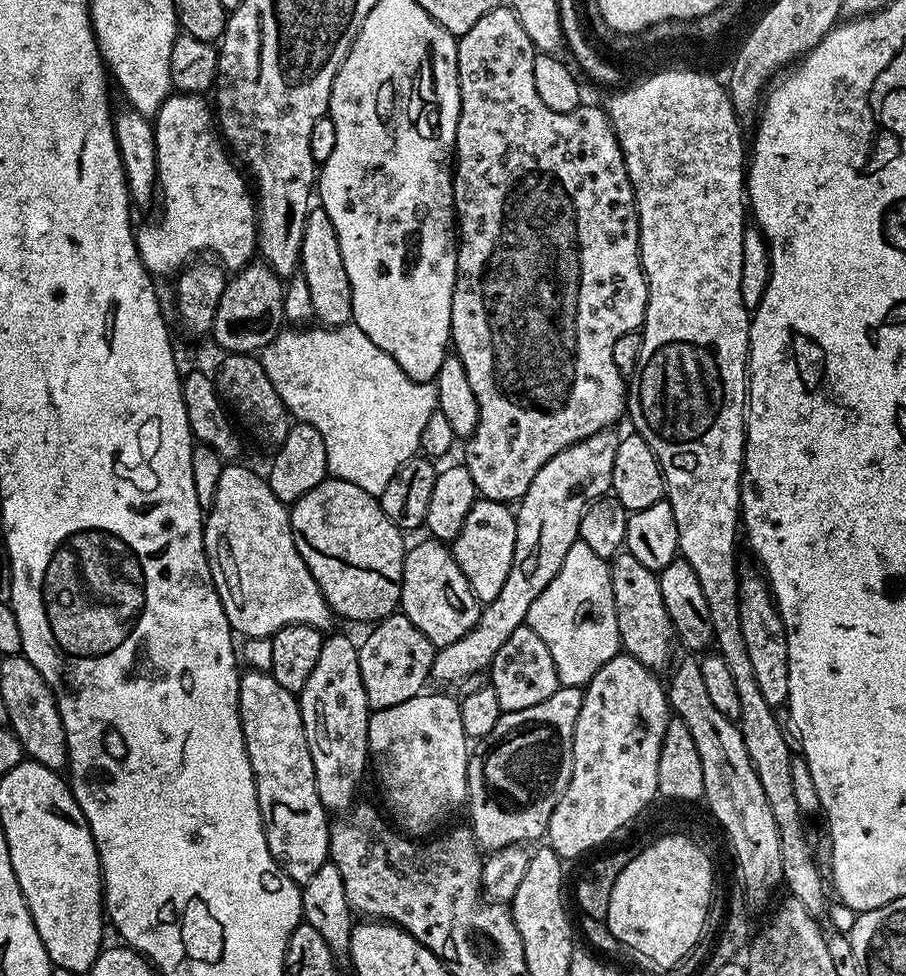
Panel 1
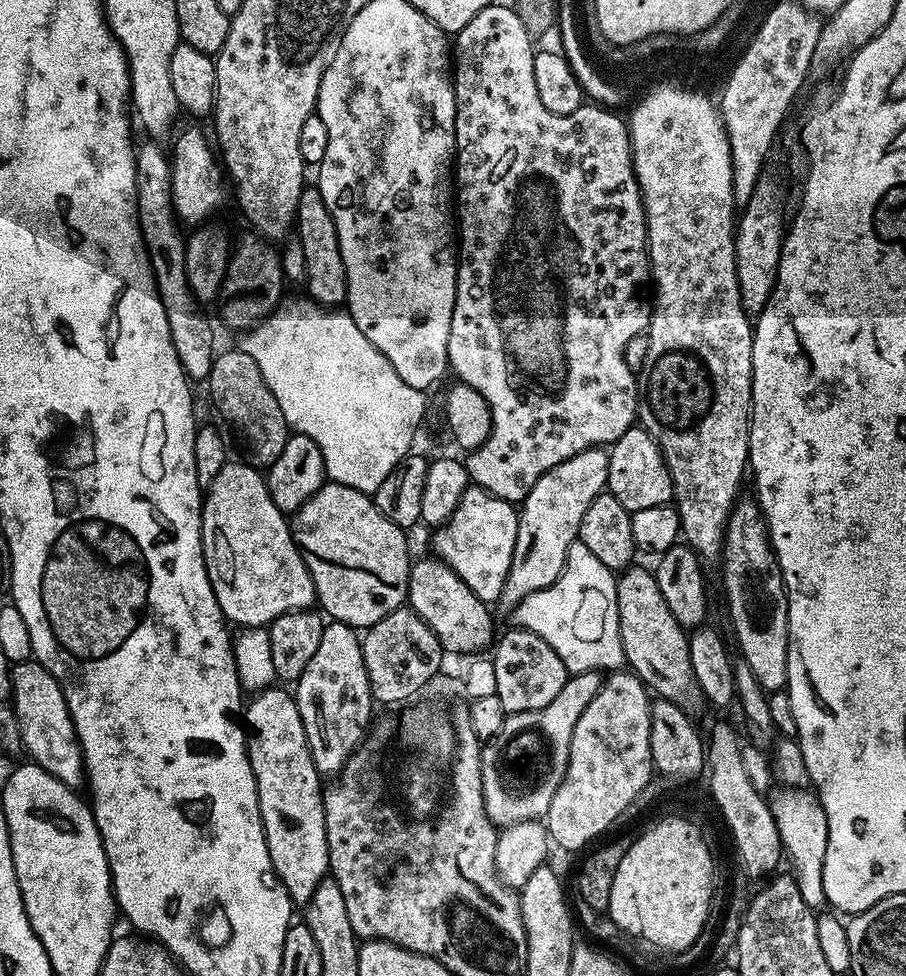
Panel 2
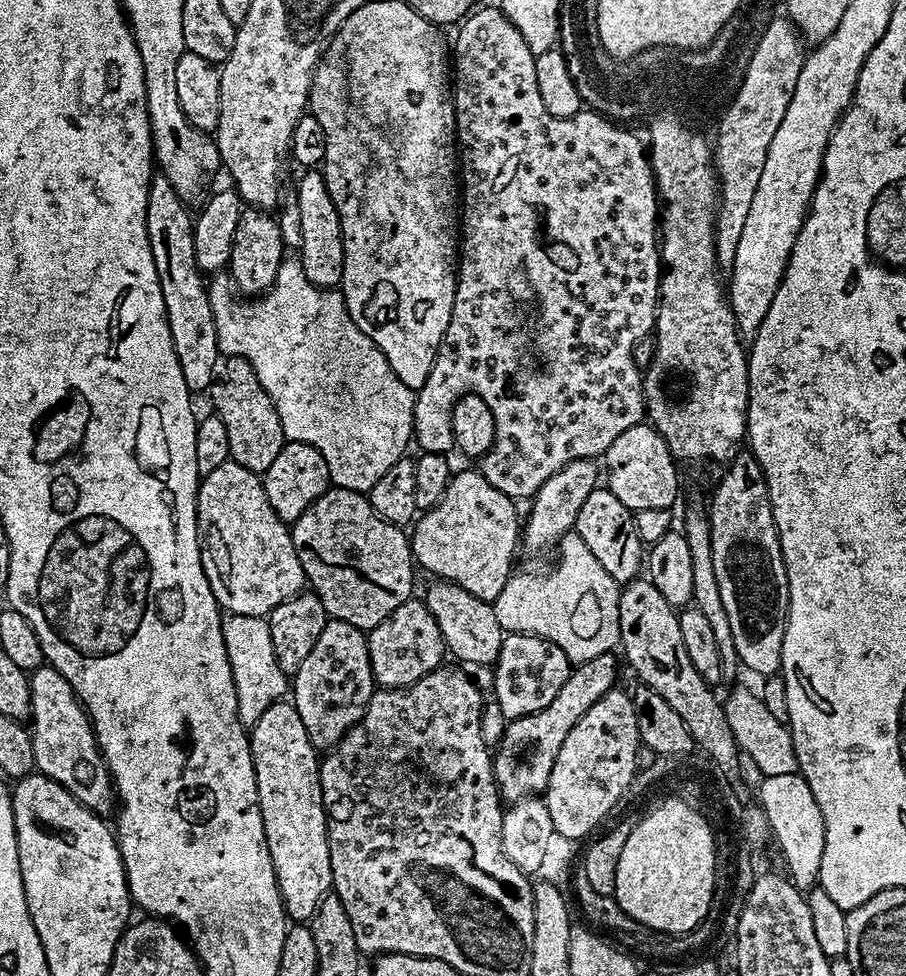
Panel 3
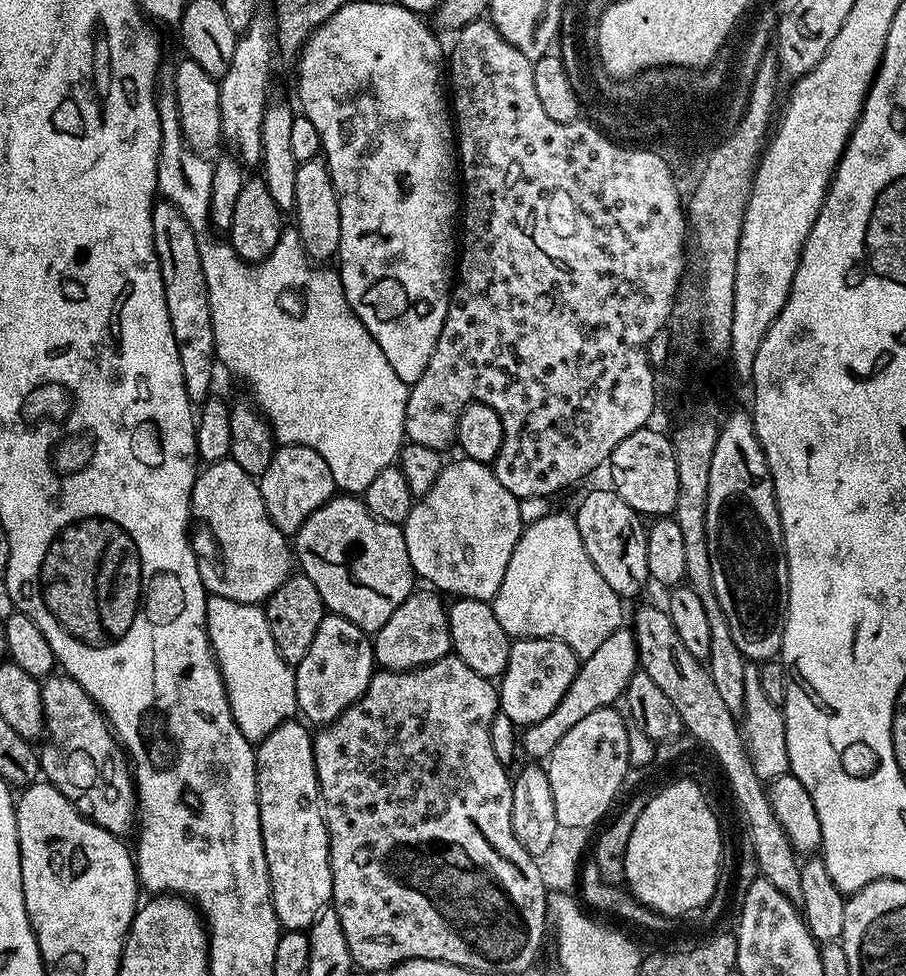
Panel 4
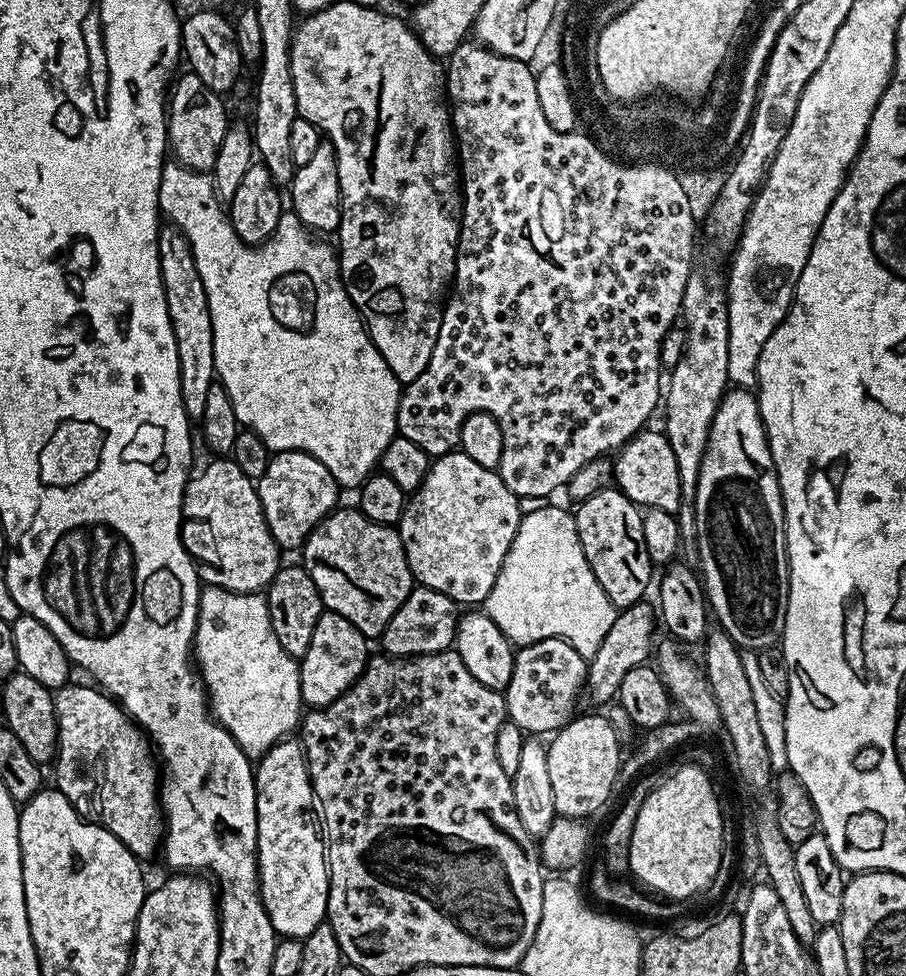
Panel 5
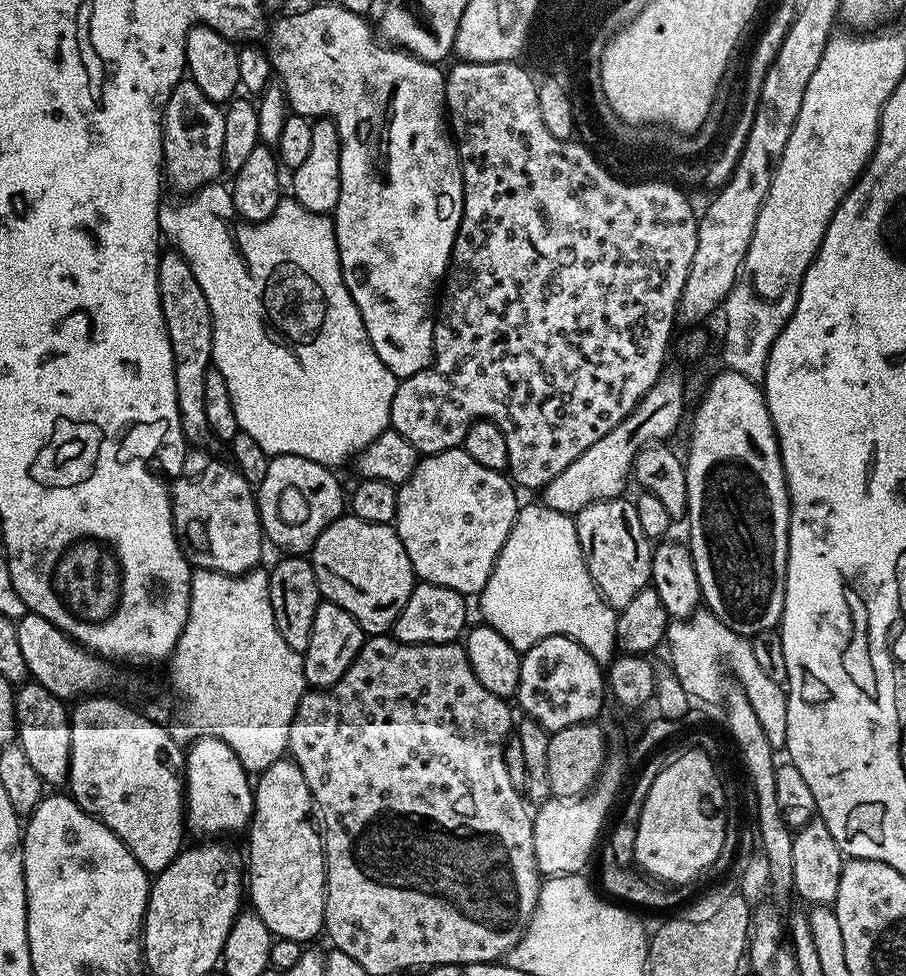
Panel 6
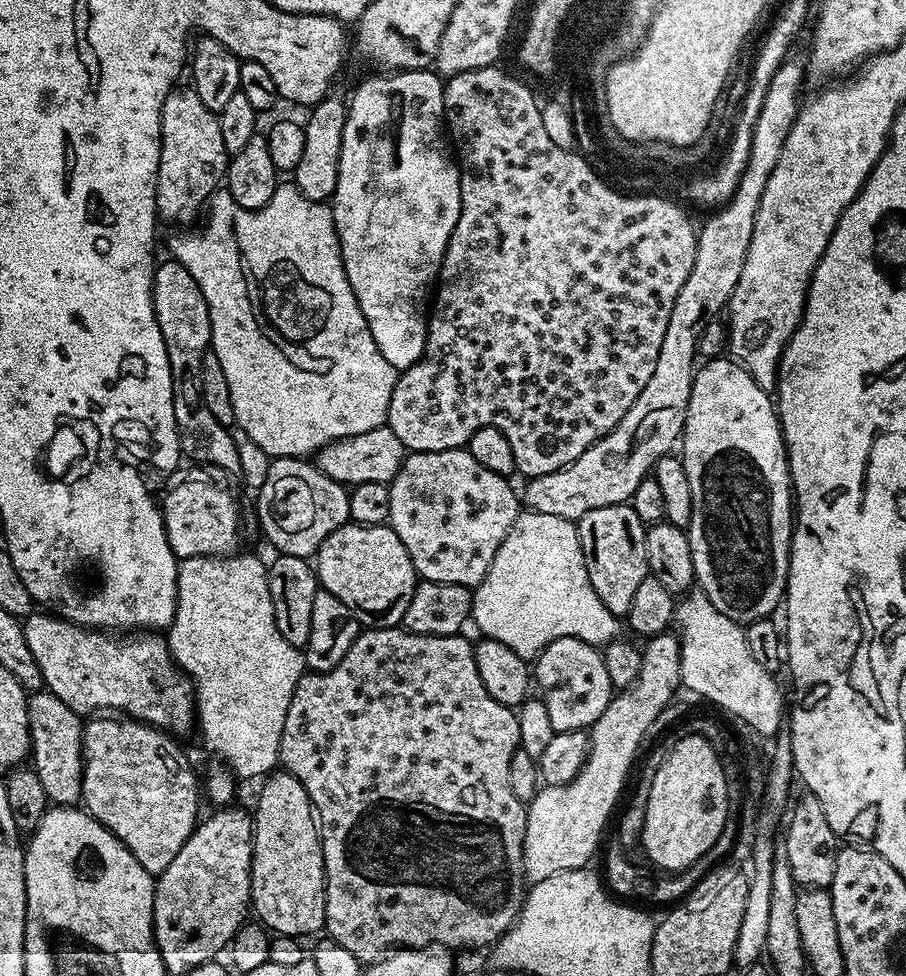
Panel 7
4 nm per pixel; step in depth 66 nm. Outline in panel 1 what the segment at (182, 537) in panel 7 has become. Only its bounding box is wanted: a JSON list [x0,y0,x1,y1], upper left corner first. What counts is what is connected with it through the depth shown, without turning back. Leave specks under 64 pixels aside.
[204,463,334,638]

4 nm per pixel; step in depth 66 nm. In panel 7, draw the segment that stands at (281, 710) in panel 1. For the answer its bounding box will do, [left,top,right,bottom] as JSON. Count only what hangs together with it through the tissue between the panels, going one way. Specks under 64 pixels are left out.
[251,770,324,938]

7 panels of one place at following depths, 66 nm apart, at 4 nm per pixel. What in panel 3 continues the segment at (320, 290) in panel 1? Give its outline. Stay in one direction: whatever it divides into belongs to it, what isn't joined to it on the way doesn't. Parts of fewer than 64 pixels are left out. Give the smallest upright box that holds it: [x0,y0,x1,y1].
[294,170,344,289]

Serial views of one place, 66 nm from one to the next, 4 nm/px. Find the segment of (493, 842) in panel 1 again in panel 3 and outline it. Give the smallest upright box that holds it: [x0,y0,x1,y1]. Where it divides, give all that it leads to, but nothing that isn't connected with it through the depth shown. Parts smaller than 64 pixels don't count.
[492,652,617,801]

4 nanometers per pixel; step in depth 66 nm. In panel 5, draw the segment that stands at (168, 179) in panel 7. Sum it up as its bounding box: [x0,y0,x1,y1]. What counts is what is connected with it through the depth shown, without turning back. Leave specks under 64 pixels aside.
[166,70,230,174]

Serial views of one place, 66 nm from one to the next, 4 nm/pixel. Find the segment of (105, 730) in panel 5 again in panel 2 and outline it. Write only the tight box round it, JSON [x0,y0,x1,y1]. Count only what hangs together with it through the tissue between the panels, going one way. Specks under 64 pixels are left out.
[10,659,86,789]

